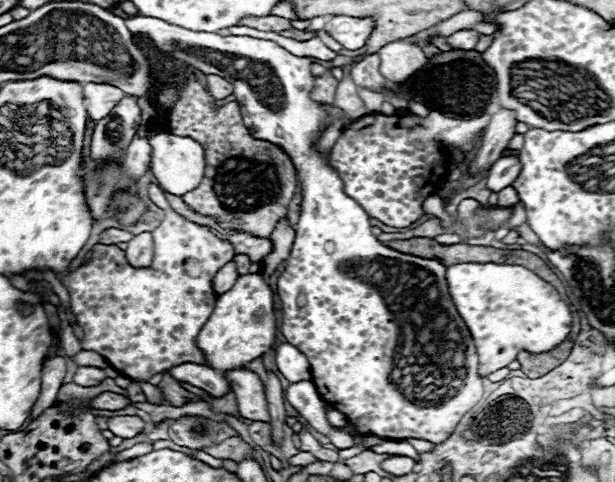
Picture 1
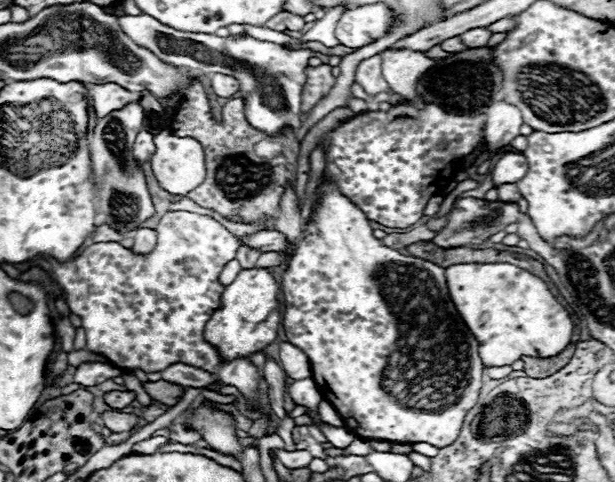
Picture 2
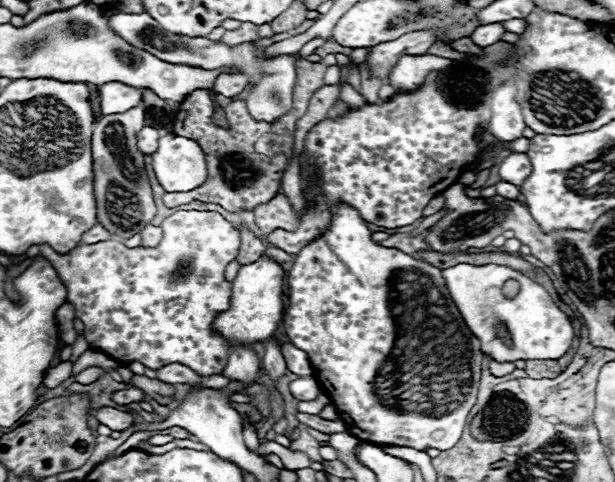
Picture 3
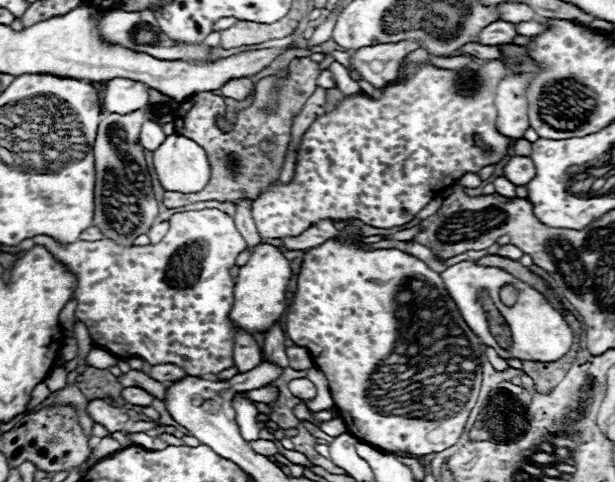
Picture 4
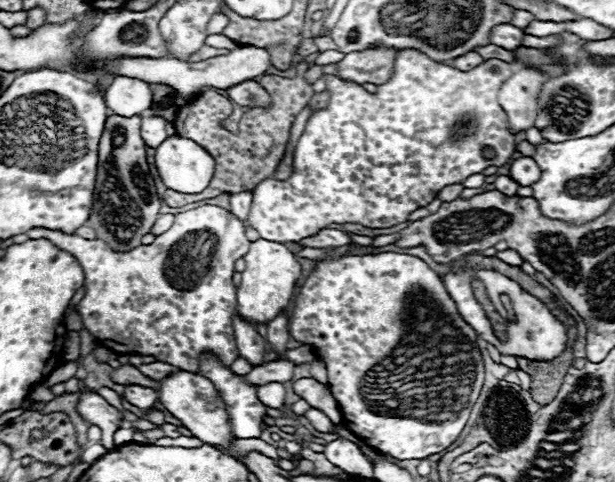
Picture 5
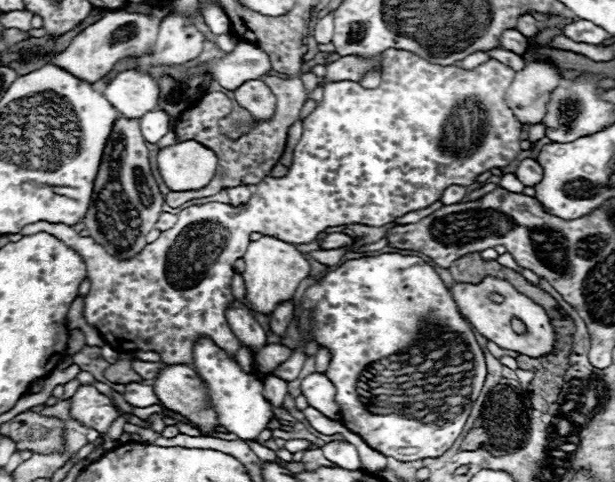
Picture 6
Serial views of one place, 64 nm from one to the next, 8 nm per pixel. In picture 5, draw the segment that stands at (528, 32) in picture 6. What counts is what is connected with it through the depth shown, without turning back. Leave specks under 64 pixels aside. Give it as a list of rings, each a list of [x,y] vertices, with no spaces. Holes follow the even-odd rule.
[[[514,10],[514,16],[512,16],[512,24],[514,24],[514,26],[524,28],[524,26],[528,26],[532,20],[534,20],[534,16],[532,16],[528,10]]]

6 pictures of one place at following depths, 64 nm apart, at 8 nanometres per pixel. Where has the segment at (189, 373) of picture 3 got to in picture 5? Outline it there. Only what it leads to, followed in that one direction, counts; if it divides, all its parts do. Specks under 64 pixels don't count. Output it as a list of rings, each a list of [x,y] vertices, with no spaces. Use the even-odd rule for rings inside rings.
[[[164,362],[142,364],[142,366],[138,366],[138,370],[140,370],[144,376],[152,378],[152,380],[164,380],[166,376],[170,376],[170,374],[178,372],[178,368],[176,368],[176,366],[170,366],[170,364],[164,364]]]

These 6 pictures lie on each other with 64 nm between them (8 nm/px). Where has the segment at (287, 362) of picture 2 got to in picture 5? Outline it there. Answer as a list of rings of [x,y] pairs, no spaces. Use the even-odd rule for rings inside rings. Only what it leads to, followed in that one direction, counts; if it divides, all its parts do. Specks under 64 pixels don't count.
[[[298,346],[294,350],[288,350],[286,354],[288,354],[288,360],[294,362],[296,366],[310,364],[316,358],[316,354],[314,354],[314,350],[310,346]]]

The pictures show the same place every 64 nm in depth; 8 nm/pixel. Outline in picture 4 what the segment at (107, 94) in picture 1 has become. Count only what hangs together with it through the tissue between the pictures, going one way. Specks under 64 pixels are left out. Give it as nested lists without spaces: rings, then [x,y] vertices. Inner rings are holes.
[[[114,78],[106,82],[102,108],[108,114],[128,114],[140,110],[148,104],[148,88],[146,84],[138,84],[132,80]]]

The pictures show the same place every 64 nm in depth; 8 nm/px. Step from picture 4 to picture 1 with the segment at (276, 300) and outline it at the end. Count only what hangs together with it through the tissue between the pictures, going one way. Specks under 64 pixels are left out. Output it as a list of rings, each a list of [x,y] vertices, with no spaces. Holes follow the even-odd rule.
[[[246,274],[236,284],[218,296],[210,320],[202,326],[196,336],[196,346],[202,350],[206,364],[216,372],[230,372],[246,368],[252,360],[266,354],[276,340],[276,318],[274,318],[274,294],[260,274]]]

